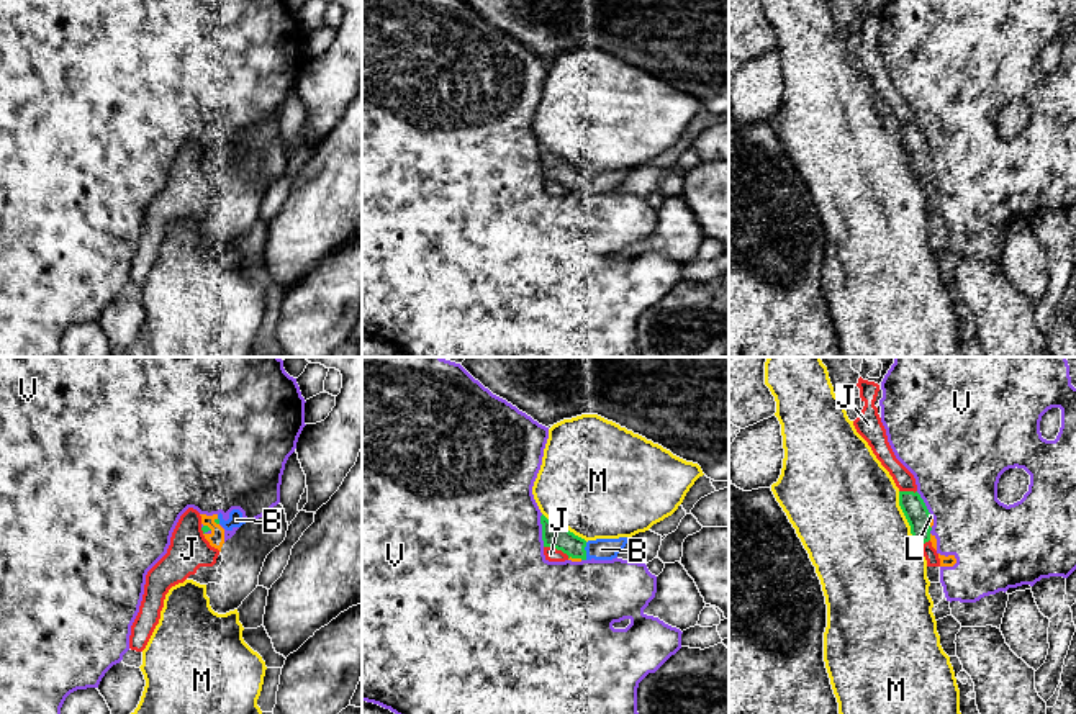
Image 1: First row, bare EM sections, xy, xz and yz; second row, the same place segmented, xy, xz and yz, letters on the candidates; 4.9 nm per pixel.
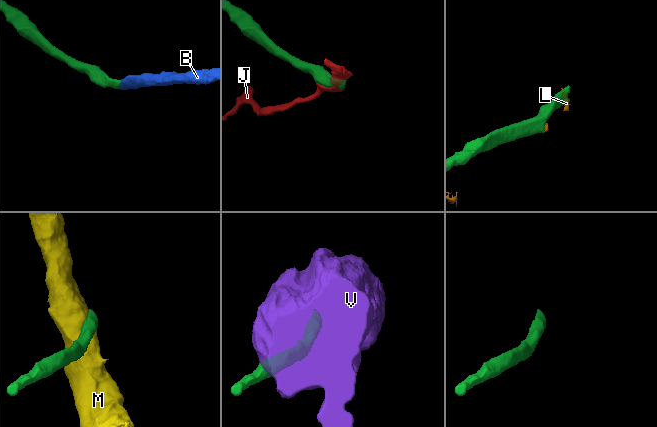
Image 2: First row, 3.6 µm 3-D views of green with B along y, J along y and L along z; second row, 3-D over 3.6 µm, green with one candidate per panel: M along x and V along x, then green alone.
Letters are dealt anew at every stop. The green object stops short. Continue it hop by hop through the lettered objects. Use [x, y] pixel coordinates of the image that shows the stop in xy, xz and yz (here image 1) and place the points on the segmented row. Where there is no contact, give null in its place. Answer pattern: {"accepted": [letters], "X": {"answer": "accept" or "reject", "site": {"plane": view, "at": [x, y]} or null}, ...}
{"accepted": ["B"], "B": {"answer": "accept", "site": {"plane": "xz", "at": [585, 551]}}, "J": {"answer": "reject", "site": {"plane": "xz", "at": [557, 549]}}, "L": {"answer": "reject", "site": {"plane": "xz", "at": [575, 557]}}, "M": {"answer": "reject", "site": {"plane": "yz", "at": [906, 518]}}, "V": {"answer": "reject", "site": {"plane": "xz", "at": [542, 531]}}}

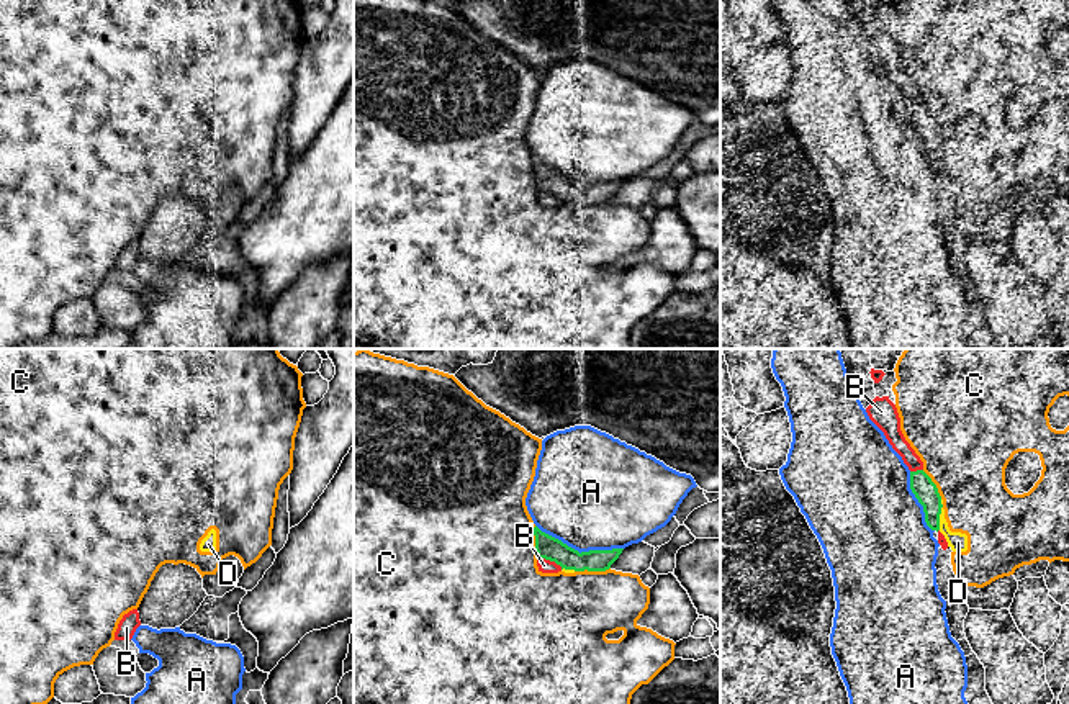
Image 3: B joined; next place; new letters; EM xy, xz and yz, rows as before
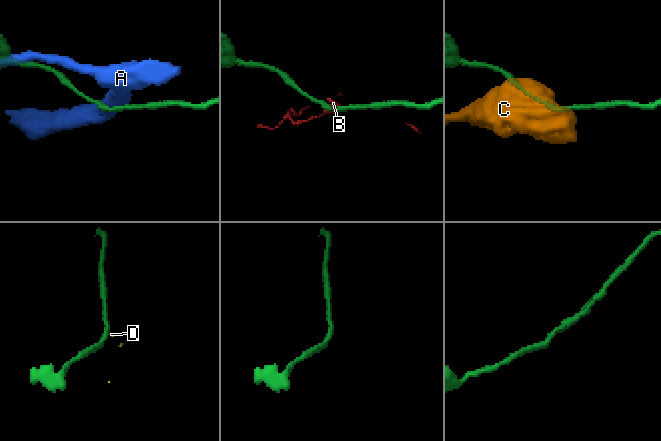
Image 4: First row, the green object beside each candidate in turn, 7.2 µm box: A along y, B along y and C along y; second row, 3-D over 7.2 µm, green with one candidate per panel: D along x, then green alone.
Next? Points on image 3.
{"accepted": [], "A": {"answer": "reject", "site": {"plane": "xz", "at": [578, 552]}}, "B": {"answer": "reject", "site": {"plane": "xz", "at": [550, 560]}}, "C": {"answer": "reject", "site": {"plane": "xz", "at": [591, 570]}}, "D": {"answer": "reject", "site": {"plane": "yz", "at": [940, 513]}}}

